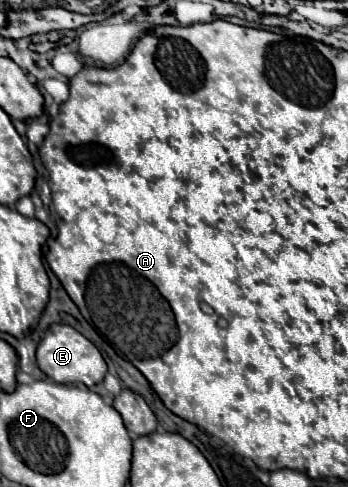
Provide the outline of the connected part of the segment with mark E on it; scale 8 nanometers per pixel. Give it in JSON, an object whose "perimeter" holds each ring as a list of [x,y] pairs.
{"perimeter":[[[51,324],[45,338],[37,346],[37,364],[39,368],[53,378],[59,384],[71,384],[71,382],[83,382],[85,386],[99,384],[103,376],[107,374],[107,364],[99,350],[75,328],[67,324]]]}

